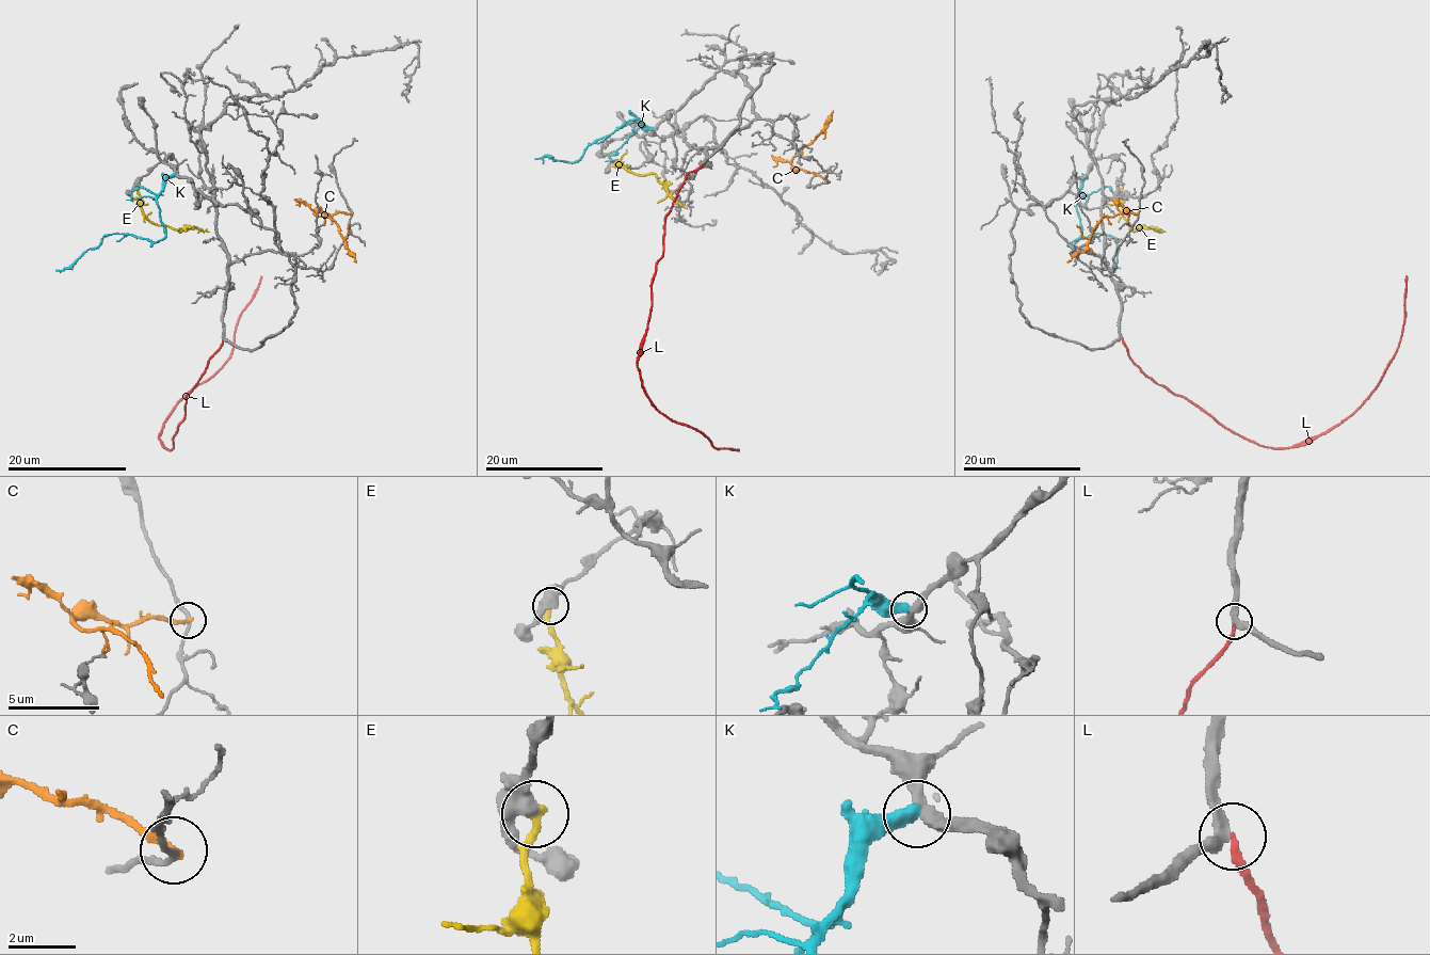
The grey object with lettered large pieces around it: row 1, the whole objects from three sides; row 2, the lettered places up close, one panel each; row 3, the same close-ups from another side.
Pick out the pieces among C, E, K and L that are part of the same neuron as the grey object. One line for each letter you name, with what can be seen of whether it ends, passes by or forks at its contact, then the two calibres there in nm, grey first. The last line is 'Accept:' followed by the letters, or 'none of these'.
L: it ends | 300/200 nm
Accept: L

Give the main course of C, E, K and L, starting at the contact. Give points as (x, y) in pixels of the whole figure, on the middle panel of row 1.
C: (828, 181), (797, 170), (791, 159), (822, 131), (832, 111)
E: (615, 165), (637, 174), (654, 174), (687, 208)
K: (653, 128), (629, 120), (607, 136), (596, 139), (576, 162), (553, 161), (546, 157), (534, 159)
L: (701, 165), (664, 220), (638, 359), (641, 386), (669, 418), (700, 431), (716, 448), (739, 451)

